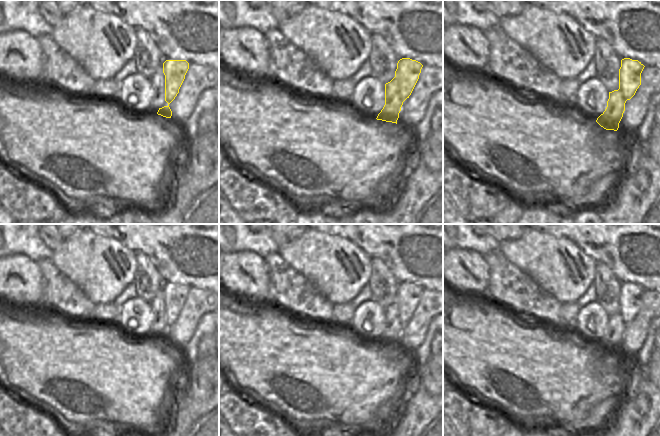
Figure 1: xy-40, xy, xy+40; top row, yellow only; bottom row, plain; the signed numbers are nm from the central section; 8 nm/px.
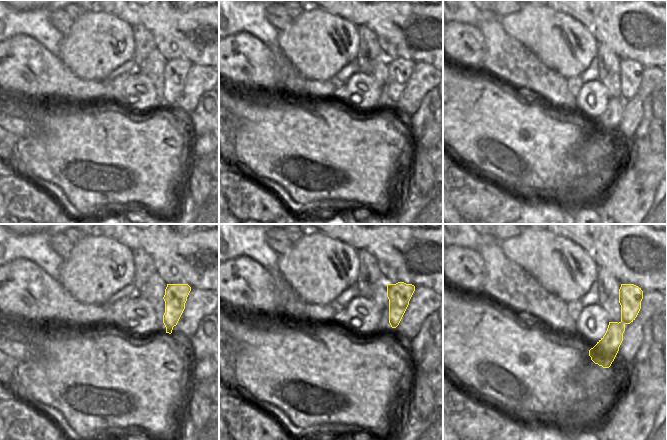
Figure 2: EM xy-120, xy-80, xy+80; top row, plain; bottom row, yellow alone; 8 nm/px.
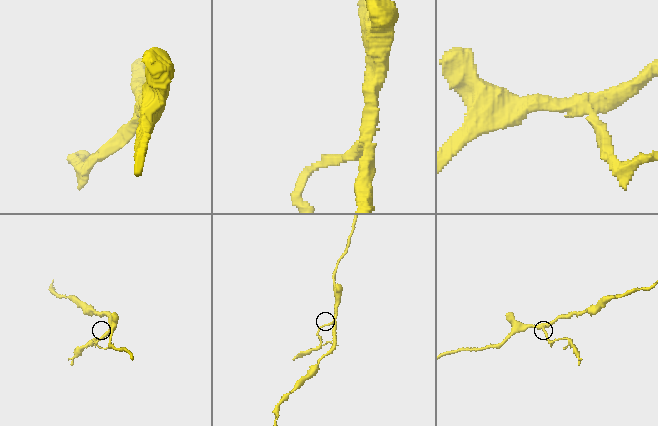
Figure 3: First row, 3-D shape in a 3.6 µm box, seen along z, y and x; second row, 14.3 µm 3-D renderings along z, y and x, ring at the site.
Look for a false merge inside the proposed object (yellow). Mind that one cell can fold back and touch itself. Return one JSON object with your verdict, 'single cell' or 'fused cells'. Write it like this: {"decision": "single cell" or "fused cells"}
{"decision": "fused cells"}

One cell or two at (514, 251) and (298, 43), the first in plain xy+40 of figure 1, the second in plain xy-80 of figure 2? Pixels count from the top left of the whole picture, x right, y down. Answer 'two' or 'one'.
one

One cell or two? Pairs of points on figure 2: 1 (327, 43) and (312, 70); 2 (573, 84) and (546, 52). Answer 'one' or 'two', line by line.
1: one
2: two

